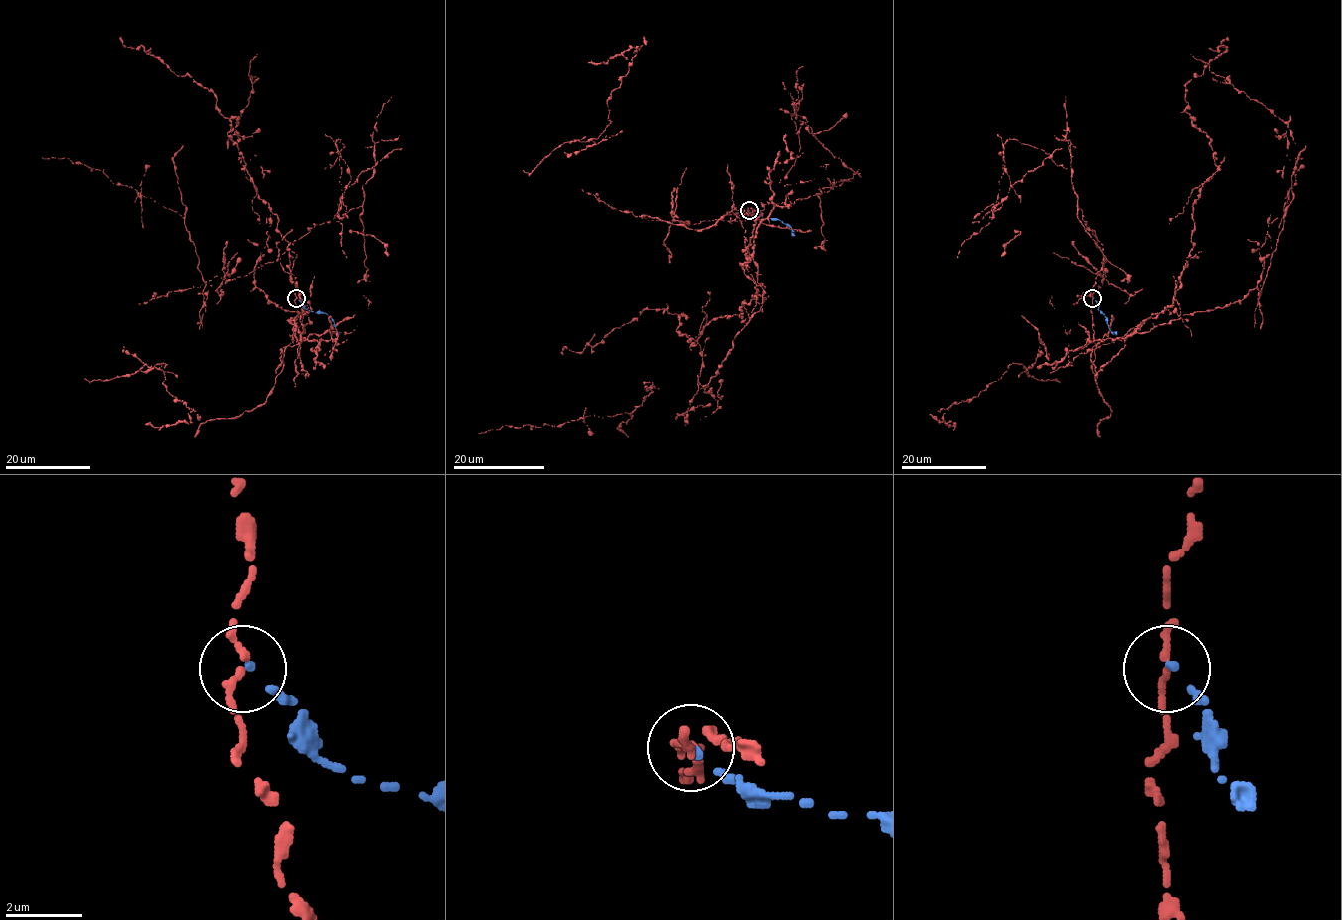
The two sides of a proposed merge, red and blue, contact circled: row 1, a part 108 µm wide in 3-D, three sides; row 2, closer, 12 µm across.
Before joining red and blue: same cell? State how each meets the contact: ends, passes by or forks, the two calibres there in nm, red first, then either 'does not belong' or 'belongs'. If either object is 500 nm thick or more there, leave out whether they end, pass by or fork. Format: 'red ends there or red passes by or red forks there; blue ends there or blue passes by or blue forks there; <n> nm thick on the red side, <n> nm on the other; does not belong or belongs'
red passes by; blue ends there; 170 nm thick on the red side, 150 nm on the other; does not belong

